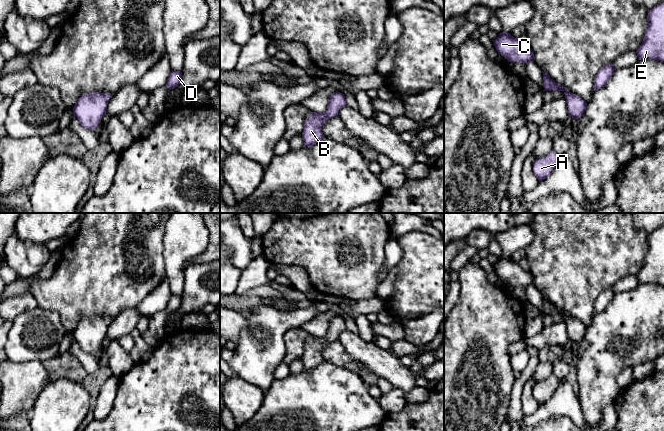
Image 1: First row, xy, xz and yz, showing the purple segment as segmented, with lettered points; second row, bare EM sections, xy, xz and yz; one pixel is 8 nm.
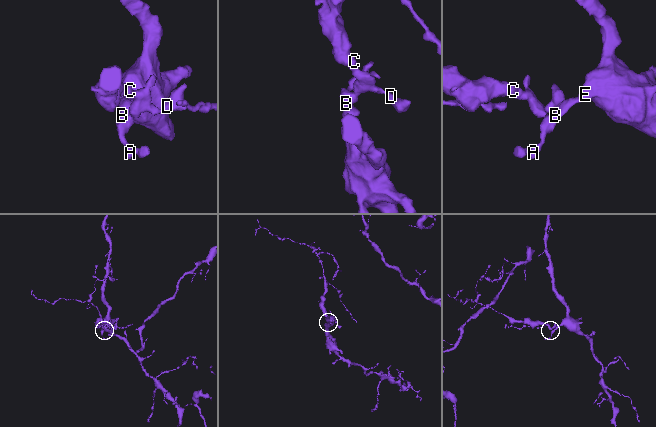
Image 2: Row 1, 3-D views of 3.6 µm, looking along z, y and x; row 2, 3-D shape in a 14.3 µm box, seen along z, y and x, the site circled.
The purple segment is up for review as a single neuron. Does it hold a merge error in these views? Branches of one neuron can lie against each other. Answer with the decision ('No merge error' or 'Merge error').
No merge error

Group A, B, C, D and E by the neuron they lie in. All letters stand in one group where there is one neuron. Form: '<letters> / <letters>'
A B C D E

